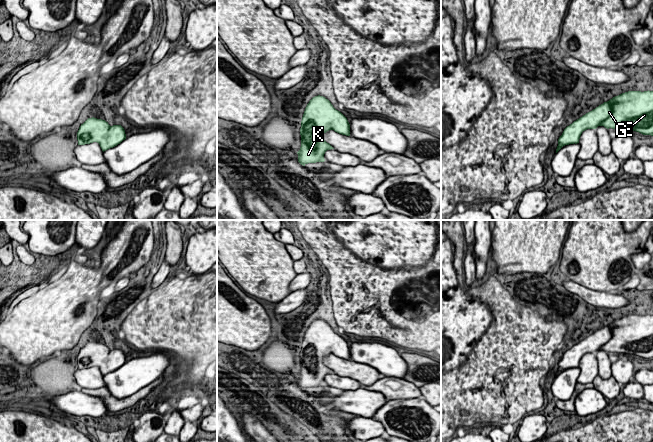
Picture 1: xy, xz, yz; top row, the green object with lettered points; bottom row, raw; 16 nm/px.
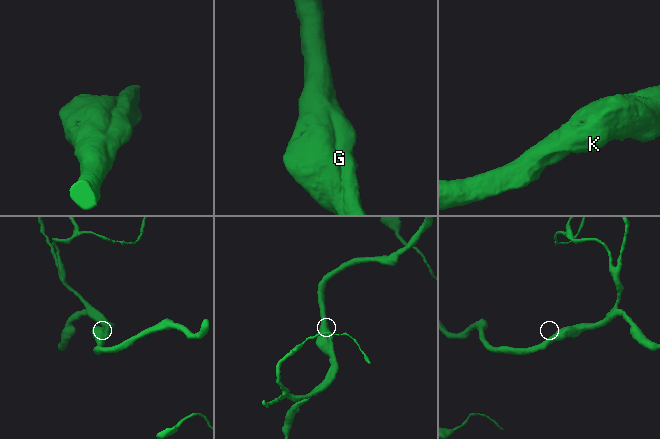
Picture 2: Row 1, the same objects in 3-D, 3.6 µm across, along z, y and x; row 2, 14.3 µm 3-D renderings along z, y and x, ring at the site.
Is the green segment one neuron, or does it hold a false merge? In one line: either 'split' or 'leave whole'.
leave whole

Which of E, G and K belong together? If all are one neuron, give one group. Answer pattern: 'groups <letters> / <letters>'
groups E G K

